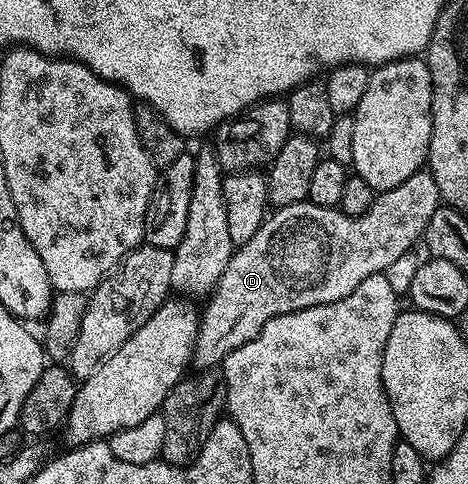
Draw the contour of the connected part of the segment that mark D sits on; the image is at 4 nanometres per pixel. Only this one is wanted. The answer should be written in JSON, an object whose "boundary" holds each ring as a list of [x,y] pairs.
{"boundary":[[[430,170],[413,173],[409,181],[401,181],[392,191],[376,194],[375,204],[363,215],[347,215],[333,207],[313,205],[310,201],[285,205],[272,210],[263,220],[261,229],[253,233],[250,241],[236,247],[225,273],[211,292],[207,309],[203,309],[199,321],[199,332],[195,342],[193,363],[199,369],[215,369],[233,349],[253,341],[261,329],[273,317],[290,311],[309,309],[313,305],[325,305],[349,297],[365,277],[382,275],[397,261],[397,257],[408,254],[414,243],[423,238],[429,217],[441,206],[437,181],[433,181]]]}

